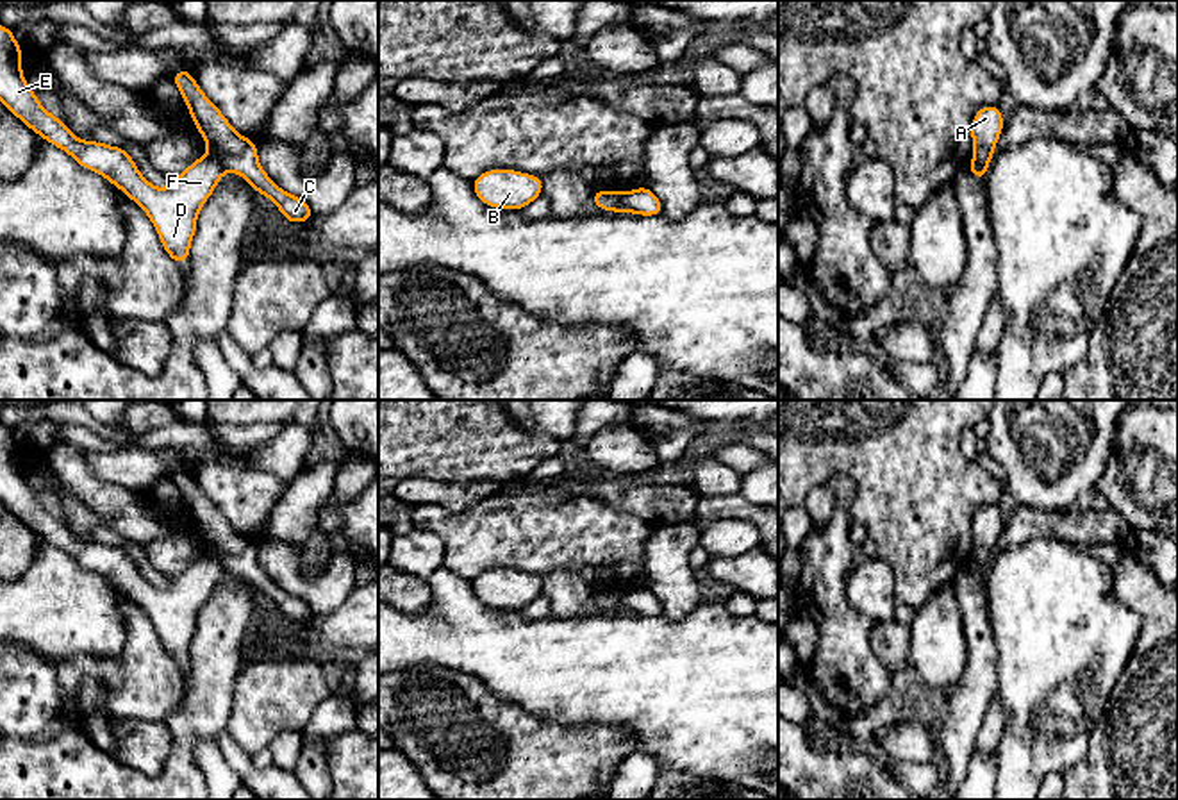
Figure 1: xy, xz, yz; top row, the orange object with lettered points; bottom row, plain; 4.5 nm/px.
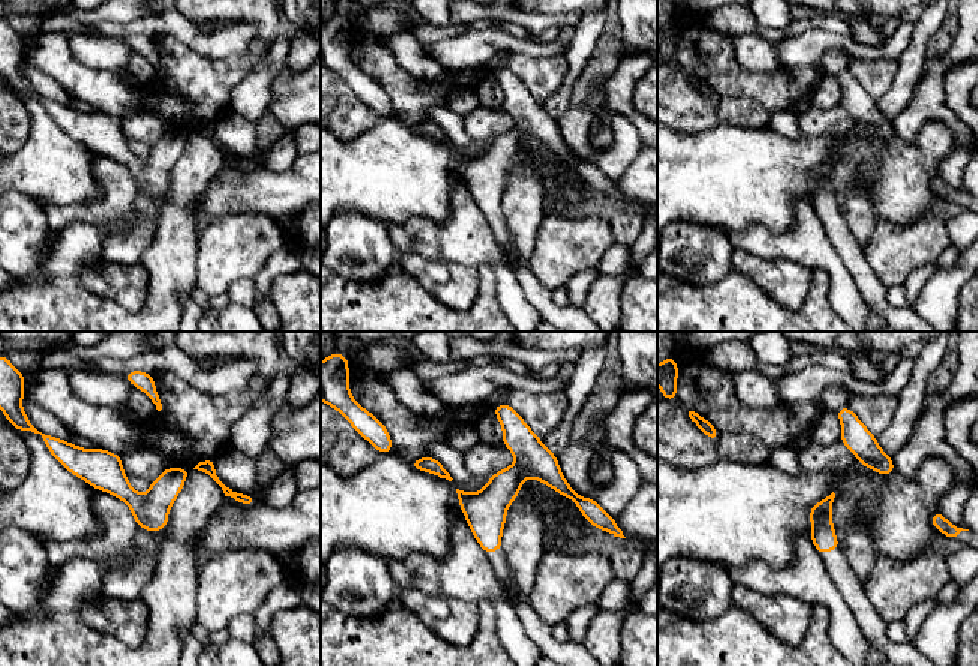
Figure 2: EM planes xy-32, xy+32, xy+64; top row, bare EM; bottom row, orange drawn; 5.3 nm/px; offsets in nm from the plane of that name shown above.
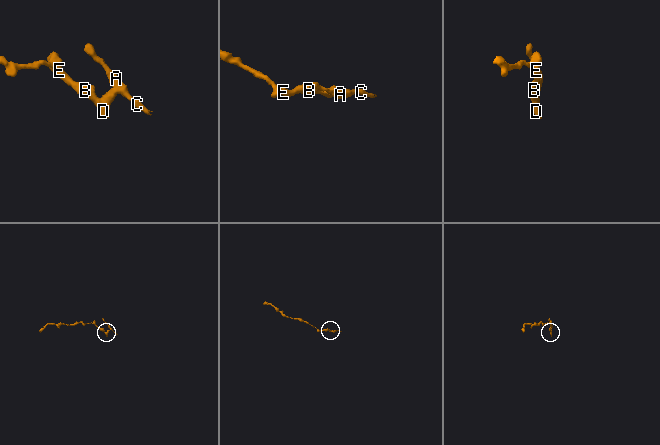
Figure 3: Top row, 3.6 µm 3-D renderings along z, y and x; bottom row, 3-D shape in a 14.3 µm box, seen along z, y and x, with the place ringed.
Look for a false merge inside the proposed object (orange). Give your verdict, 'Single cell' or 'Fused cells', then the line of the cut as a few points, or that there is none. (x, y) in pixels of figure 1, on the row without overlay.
Fused cells. Split along xy (211, 554), (225, 568)

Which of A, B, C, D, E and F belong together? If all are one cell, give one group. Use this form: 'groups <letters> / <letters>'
groups A C / B D E F

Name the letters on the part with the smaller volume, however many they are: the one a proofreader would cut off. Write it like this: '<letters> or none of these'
A, C

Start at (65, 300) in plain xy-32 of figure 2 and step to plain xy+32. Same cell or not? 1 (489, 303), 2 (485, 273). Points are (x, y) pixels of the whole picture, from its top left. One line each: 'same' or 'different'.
1: same
2: same

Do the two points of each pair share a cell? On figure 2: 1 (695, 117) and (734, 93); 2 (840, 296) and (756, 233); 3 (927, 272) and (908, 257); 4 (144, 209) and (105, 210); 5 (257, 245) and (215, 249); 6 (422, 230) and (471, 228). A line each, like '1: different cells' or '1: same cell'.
1: same cell
2: same cell
3: different cells
4: different cells
5: same cell
6: same cell

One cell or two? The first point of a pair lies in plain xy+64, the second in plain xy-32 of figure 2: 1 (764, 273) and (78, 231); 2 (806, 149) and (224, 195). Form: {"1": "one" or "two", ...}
{"1": "two", "2": "two"}

